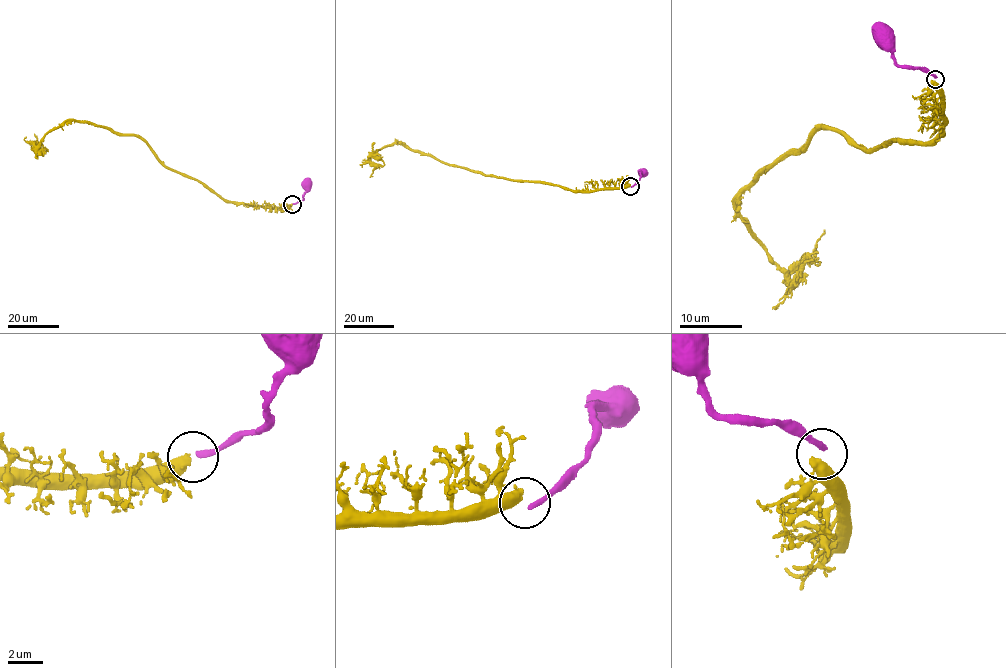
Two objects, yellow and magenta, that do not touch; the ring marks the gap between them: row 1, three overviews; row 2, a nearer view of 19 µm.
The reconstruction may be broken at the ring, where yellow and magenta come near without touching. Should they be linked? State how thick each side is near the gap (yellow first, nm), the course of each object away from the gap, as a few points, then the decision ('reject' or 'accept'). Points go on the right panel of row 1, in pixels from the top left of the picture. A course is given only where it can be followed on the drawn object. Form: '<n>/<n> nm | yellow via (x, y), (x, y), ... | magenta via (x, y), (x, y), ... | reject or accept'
600/320 nm | yellow via (934, 81), (935, 144), (892, 140), (870, 154), (819, 128), (740, 196), (739, 213), (784, 274), (824, 230) | magenta via (936, 78), (917, 68), (900, 66), (888, 40) | reject

